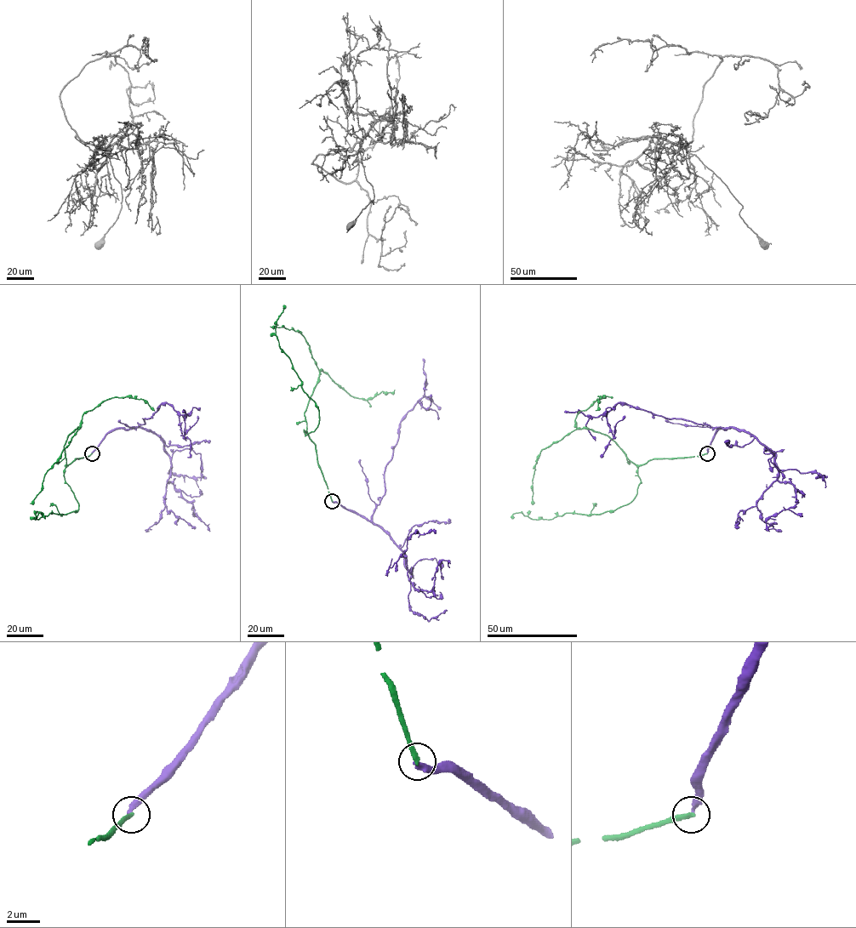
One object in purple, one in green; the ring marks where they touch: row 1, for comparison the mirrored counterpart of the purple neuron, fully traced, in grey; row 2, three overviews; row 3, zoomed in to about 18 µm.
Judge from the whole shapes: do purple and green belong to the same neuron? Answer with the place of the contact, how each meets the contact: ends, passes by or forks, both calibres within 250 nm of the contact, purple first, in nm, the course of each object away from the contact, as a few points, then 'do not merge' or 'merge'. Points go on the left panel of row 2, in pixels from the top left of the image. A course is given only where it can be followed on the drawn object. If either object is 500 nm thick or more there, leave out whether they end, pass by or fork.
place (92, 453); purple ends; green ends; calibres 340 and 300 nm; course purple (92, 453), (108, 433), (144, 424), (144, 418), (168, 403), (178, 413), (182, 435), (190, 440), (187, 458); course green (92, 453), (66, 464), (64, 446), (76, 429), (78, 429), (43, 478), (42, 490), (30, 503); do not merge

